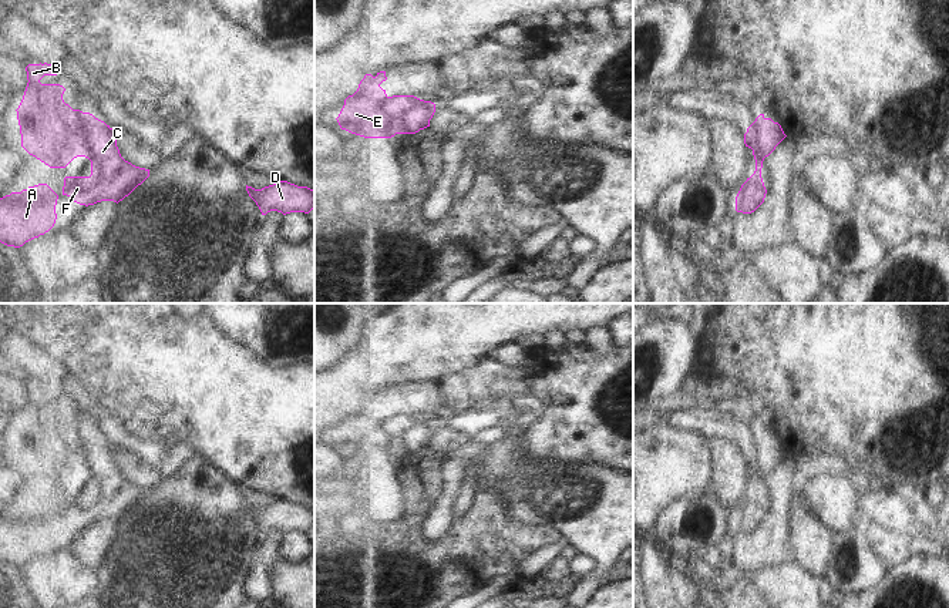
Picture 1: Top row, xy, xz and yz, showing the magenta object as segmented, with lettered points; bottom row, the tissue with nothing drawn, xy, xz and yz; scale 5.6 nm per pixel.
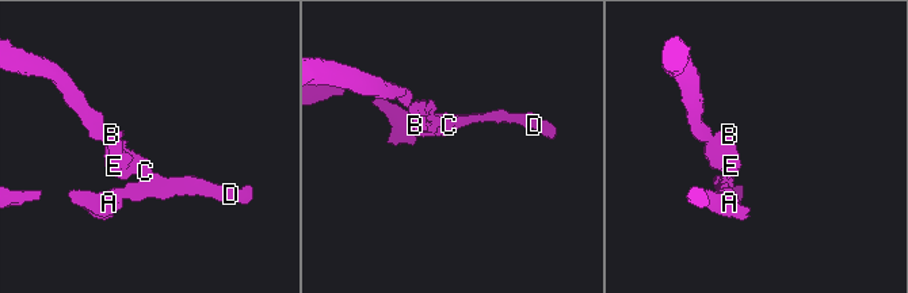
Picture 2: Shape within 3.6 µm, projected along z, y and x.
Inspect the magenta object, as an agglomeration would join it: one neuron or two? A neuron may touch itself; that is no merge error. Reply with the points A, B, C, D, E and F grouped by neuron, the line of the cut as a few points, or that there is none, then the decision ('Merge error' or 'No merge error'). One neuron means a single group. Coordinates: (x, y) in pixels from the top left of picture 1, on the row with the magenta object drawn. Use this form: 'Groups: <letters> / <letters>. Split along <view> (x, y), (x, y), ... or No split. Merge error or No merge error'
Groups: A C D F / B E. Split along xy (94, 117), (87, 126), (88, 144), (78, 155). Merge error.

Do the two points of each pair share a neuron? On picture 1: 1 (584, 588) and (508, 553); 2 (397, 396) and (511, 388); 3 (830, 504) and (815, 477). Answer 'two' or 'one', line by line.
1: two
2: two
3: one

